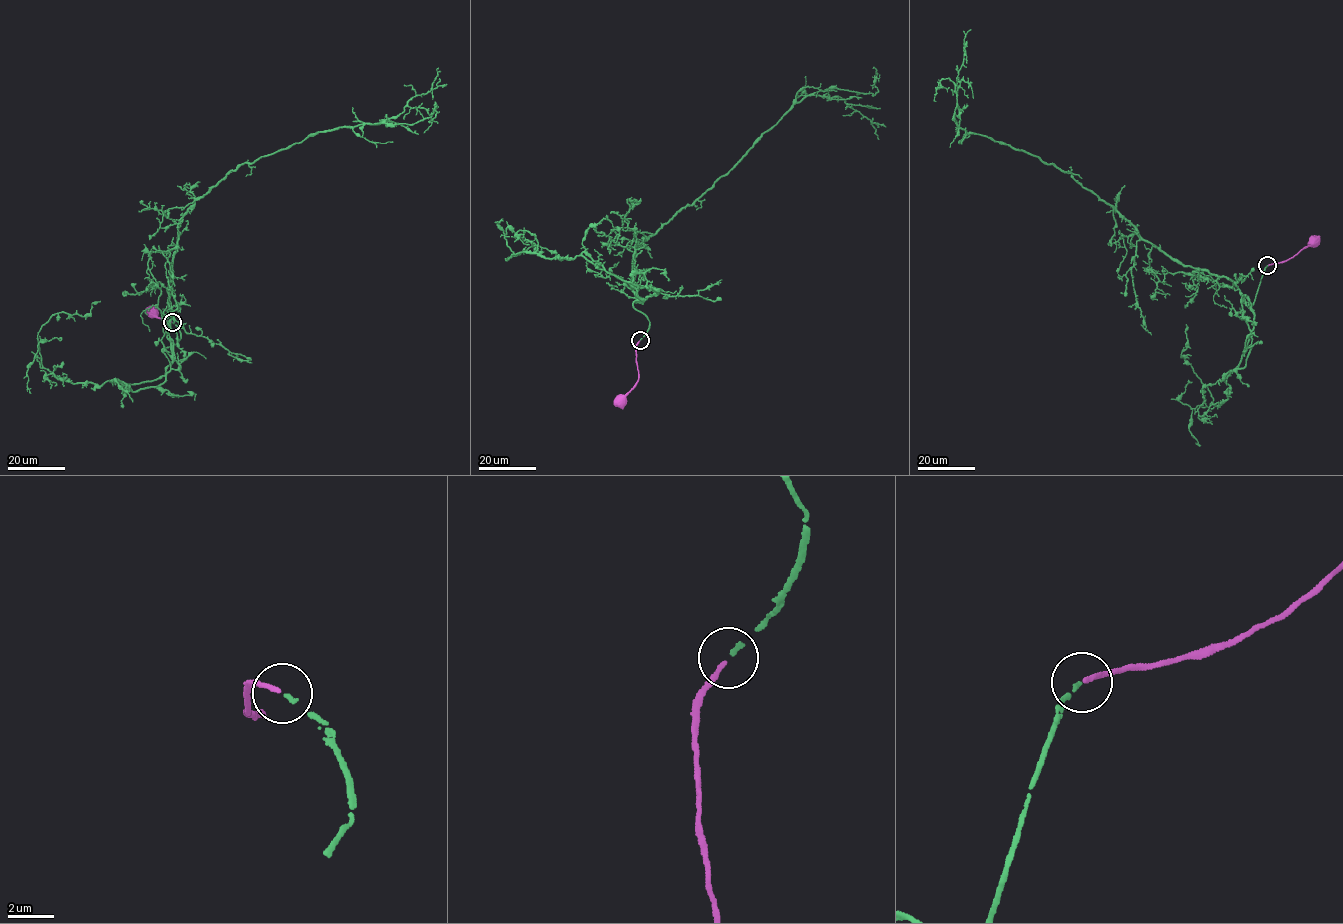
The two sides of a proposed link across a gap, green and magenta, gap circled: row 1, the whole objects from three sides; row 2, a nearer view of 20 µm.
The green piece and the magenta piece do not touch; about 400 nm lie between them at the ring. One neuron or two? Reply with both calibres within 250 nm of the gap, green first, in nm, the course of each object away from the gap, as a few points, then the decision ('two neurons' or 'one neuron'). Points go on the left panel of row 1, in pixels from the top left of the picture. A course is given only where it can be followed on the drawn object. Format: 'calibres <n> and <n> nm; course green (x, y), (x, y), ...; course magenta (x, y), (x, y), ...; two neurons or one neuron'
calibres 150 and 200 nm; course green (172, 322), (178, 223), (227, 173), (312, 133), (413, 124), (434, 104), (432, 121); course magenta (172, 322), (168, 321), (167, 325), (169, 322), (151, 312); one neuron

